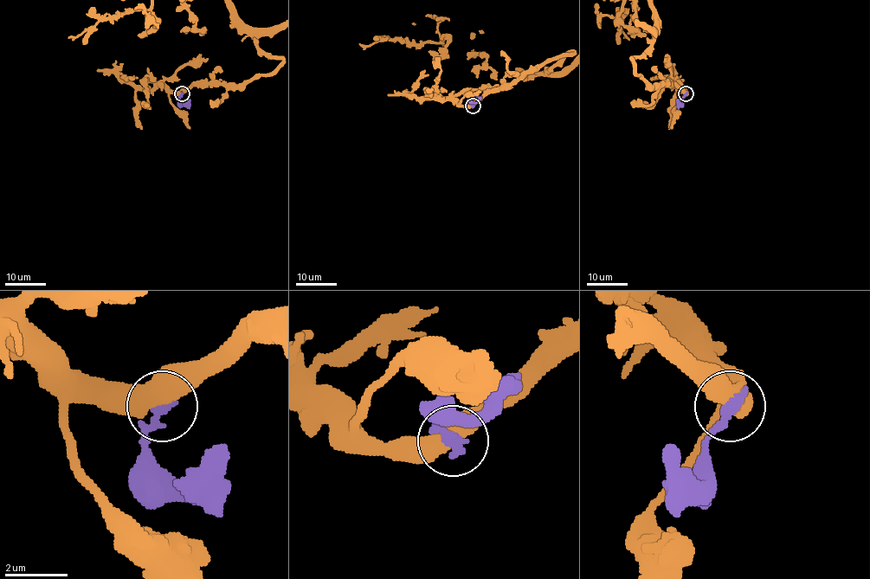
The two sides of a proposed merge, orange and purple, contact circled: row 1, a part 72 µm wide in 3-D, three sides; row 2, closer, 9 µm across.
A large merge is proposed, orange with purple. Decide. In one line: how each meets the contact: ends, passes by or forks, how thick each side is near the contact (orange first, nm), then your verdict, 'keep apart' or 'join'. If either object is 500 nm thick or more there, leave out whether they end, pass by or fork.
550/360 nm | keep apart

